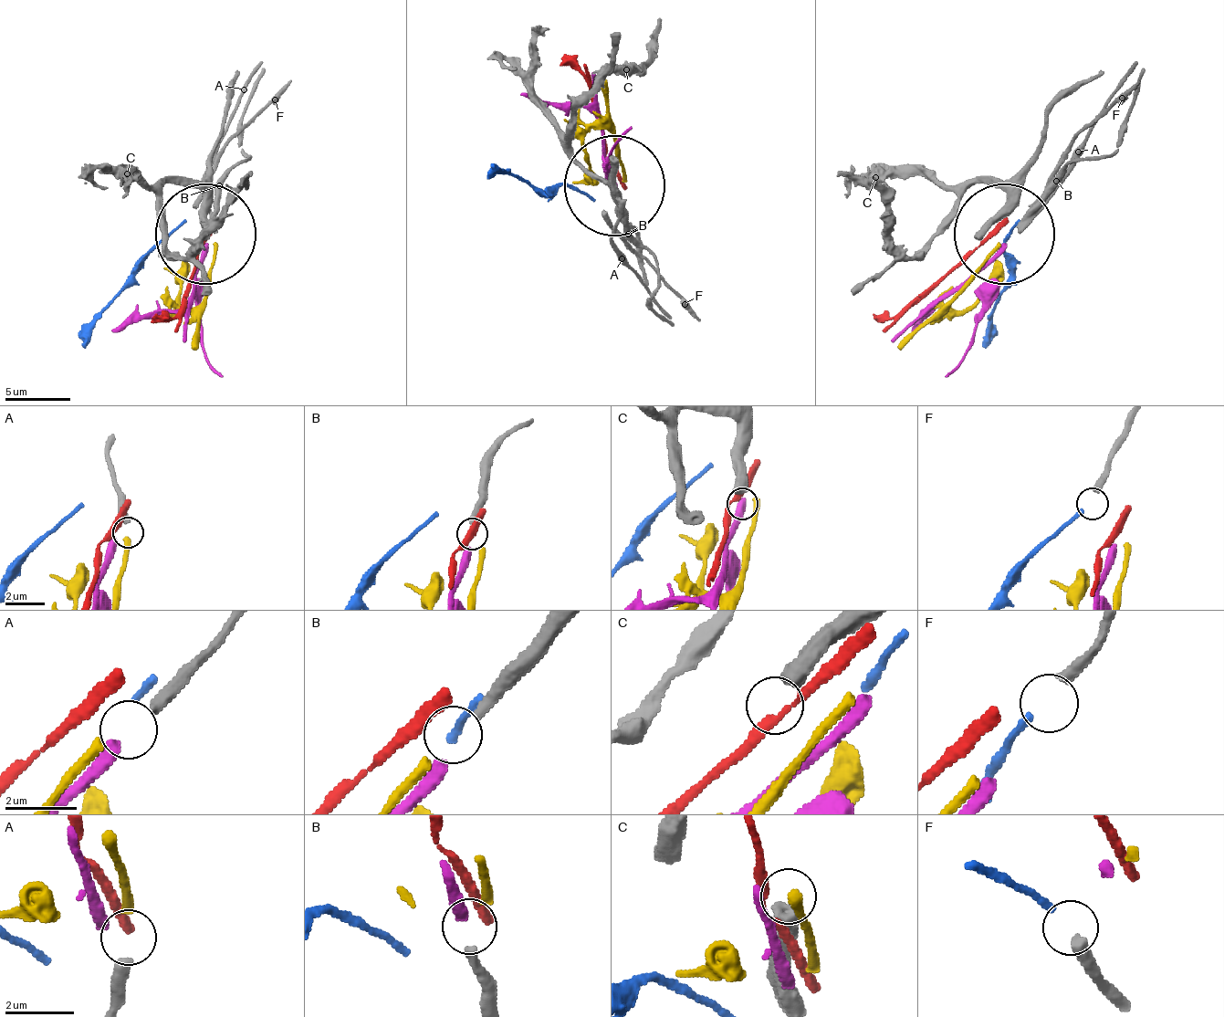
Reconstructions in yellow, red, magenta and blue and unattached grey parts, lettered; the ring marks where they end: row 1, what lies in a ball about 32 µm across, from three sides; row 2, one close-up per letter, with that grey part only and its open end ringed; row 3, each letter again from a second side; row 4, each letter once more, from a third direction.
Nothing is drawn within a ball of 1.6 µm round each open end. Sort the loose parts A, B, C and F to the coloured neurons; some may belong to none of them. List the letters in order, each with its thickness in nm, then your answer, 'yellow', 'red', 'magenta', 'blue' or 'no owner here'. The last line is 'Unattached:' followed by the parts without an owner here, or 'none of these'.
A: calibre 360 nm; yellow
B: calibre 280 nm; magenta
C: calibre 500 nm; no owner here
F: calibre 340 nm; blue
Unattached: C

